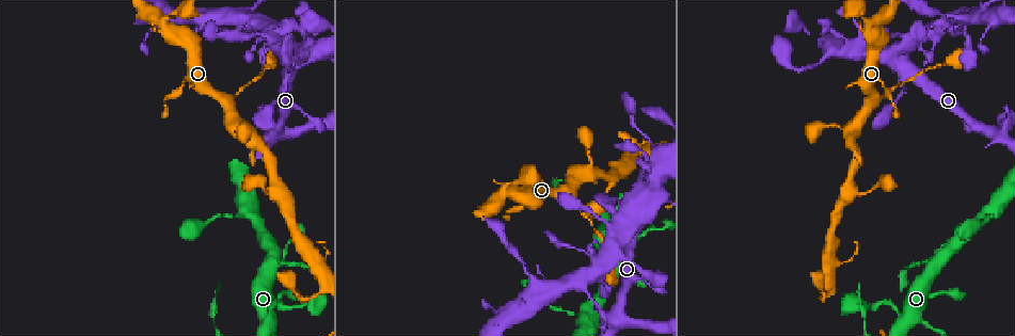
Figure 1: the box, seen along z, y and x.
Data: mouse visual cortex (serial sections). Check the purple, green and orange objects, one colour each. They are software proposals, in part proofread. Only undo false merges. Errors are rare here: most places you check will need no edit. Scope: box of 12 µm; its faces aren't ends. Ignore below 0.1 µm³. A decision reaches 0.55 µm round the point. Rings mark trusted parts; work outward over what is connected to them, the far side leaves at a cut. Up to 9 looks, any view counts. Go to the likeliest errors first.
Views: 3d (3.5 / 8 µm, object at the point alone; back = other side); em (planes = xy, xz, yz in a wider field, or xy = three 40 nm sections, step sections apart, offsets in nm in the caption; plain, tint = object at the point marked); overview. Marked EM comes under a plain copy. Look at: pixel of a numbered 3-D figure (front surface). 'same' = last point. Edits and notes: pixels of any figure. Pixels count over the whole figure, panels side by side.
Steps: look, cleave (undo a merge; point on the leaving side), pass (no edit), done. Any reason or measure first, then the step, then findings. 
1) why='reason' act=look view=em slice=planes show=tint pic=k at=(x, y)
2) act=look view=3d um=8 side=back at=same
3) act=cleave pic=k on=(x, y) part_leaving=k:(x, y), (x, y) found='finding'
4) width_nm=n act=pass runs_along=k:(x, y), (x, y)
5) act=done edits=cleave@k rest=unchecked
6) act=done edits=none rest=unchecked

why='thin neck' act=look view=em slice=xy step=2 show=tint pic=1 at=(934, 264)

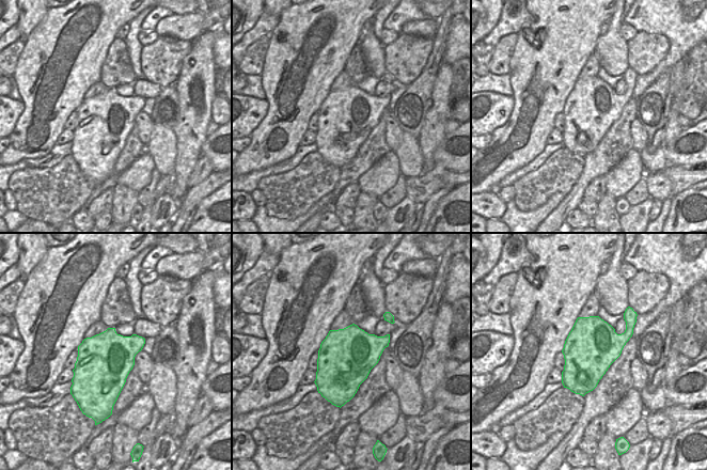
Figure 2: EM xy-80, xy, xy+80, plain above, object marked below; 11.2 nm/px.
why='see where the arms go' act=look view=3d um=3.5 at=same

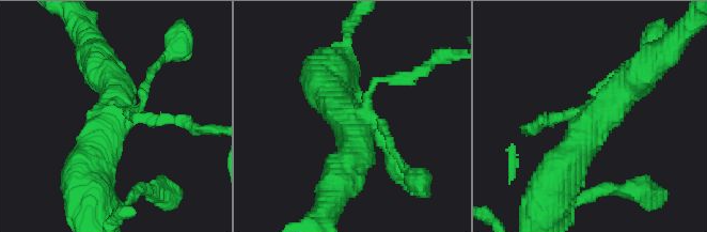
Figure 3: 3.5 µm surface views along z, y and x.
act=pass runs_along=3:(562, 178), (599, 108), (641, 72) found='one cell here'

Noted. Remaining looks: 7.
why='four or more arms meet' act=look view=em slice=xy step=1 show=tint pic=1 at=(587, 274)

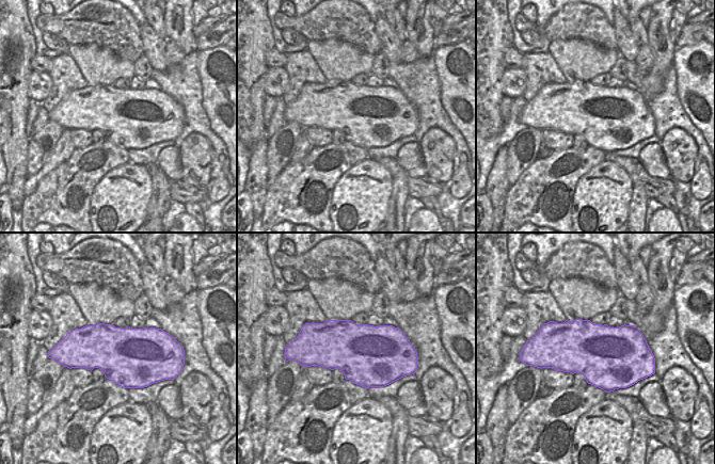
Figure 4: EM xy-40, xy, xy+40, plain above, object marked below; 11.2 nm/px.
why='see where the arms go' act=look view=3d um=3.5 at=same

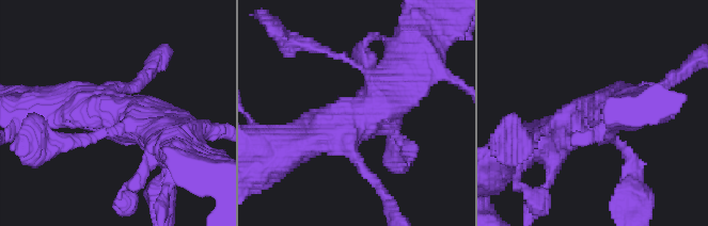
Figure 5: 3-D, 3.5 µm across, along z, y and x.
act=pass runs_along=5:(421, 61), (362, 118), (310, 140) found='all the same cell'

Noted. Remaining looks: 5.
why='three-way junction' act=look view=3d um=3.5 pic=1 at=(506, 190)

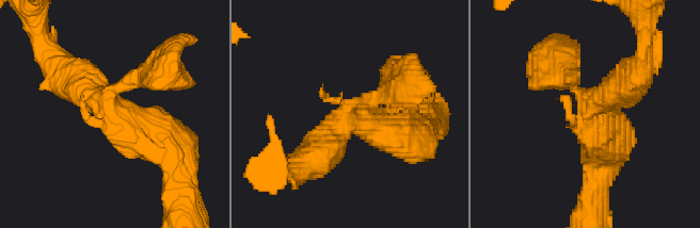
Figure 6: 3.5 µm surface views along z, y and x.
why='shape alone is not enough' act=look view=em slice=planes show=tint pic=6 at=(347, 118)

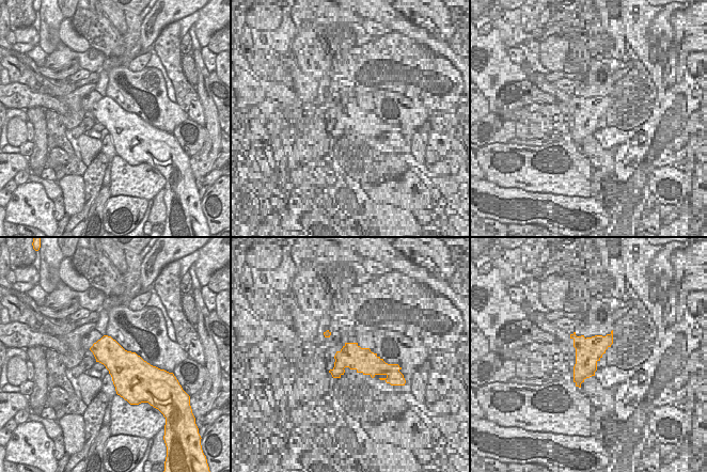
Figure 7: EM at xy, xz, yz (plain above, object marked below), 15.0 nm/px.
width_nm=480 act=pass runs_along=6:(163, 141), (130, 128), (68, 72) found='continuous, no second cell'

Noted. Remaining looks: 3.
why='narrows sharply' act=look view=3d um=8 pic=1 at=(526, 271)

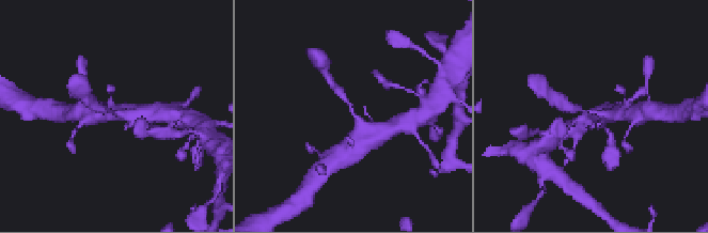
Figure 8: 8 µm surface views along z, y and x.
act=look view=em slice=planes show=tint pic=8 at=(590, 111)

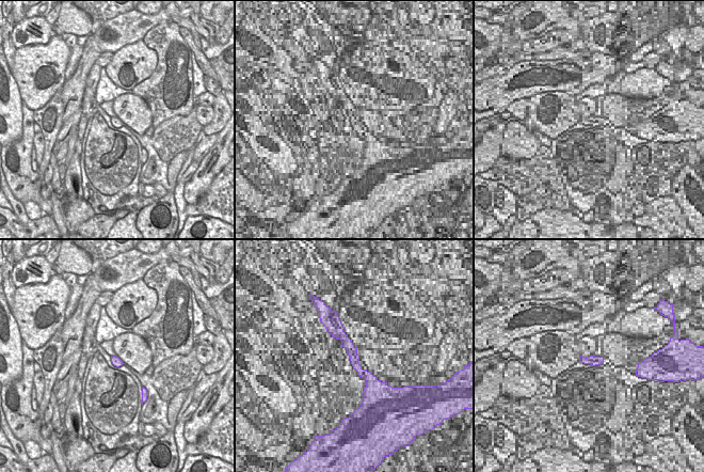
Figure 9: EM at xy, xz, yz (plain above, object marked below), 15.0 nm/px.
act=pass found='all the same cell'

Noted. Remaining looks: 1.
act=done edits=none rest=unchecked

